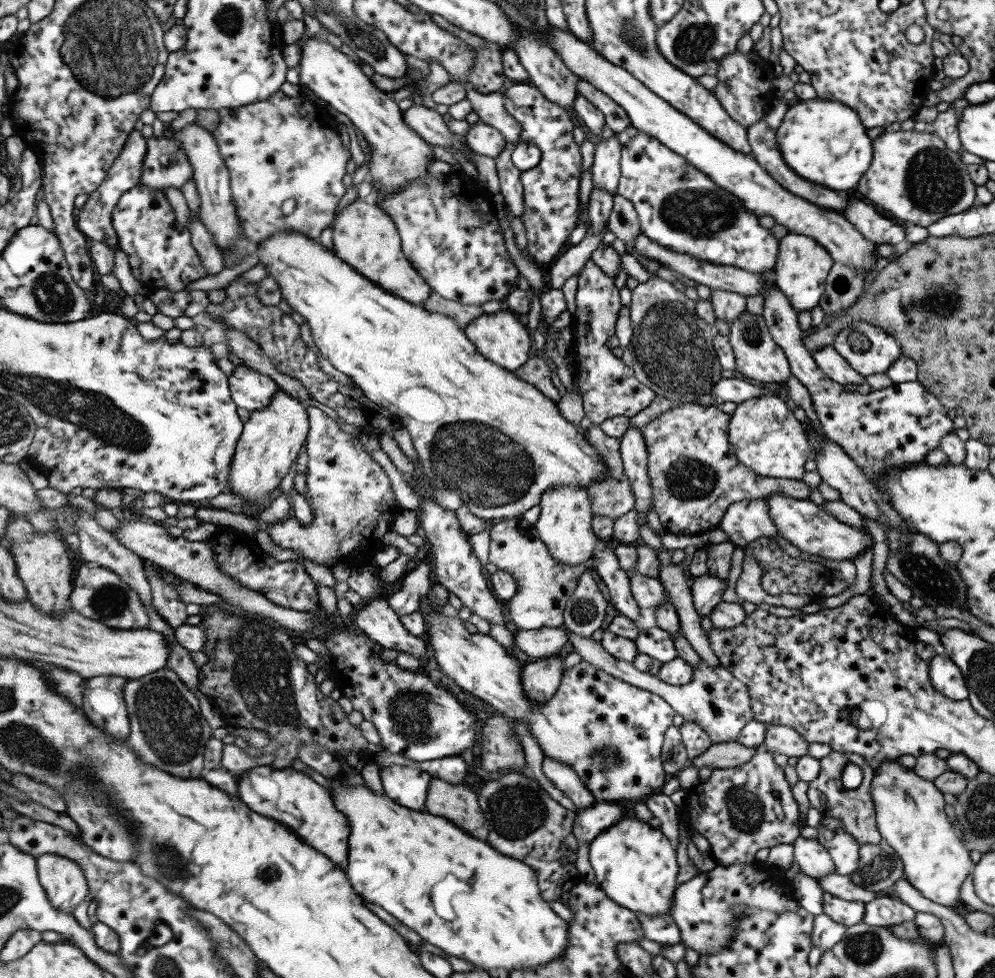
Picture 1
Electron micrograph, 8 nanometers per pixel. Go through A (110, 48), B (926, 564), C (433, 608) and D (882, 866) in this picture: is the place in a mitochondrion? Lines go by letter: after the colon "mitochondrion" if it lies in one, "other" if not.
A: mitochondrion
B: mitochondrion
C: other
D: mitochondrion

